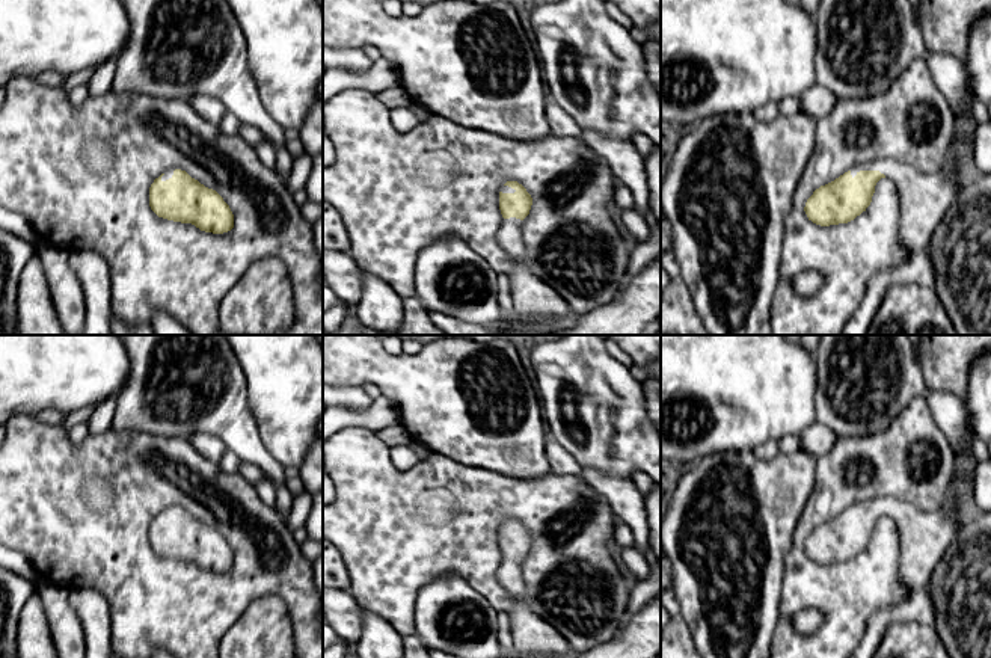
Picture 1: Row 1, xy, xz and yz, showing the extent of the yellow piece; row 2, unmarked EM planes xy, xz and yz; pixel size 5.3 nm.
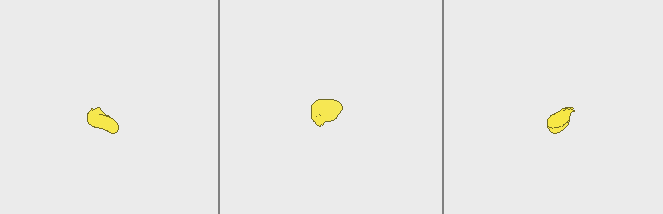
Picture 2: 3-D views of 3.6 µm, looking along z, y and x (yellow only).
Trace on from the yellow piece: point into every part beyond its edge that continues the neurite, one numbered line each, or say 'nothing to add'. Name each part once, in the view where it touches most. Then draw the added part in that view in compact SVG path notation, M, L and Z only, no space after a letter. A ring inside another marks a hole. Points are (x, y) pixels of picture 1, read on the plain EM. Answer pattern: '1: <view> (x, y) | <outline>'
1: yz (925, 536) | M875 498L851 507L852 516L860 509L879 509L894 519L900 536L899 580L908 590L928 586L931 575L958 531L955 518L944 509L922 512L896 498Z

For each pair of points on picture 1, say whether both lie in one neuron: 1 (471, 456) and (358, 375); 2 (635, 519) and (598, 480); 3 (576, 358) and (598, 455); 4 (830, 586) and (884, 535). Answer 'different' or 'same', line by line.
1: same
2: same
3: same
4: same

